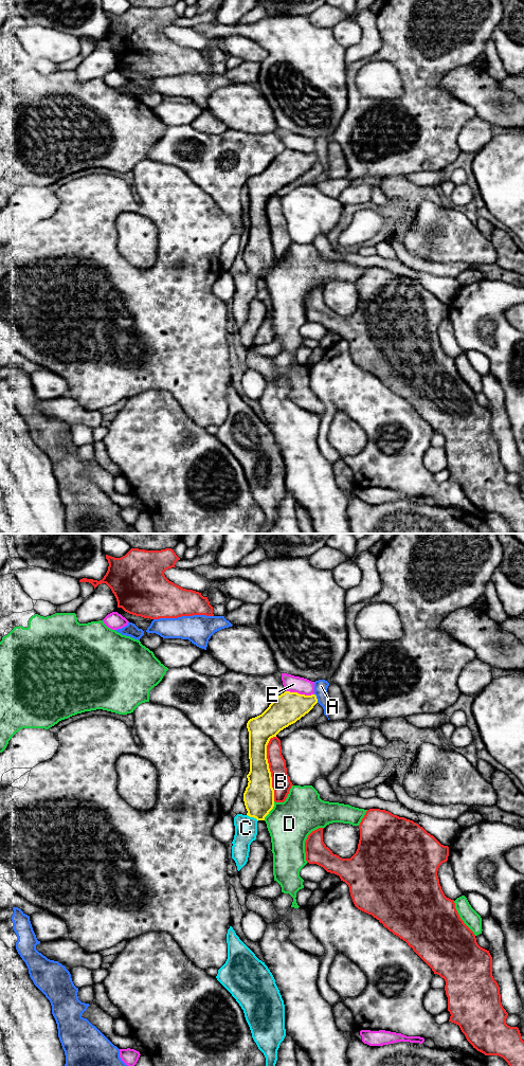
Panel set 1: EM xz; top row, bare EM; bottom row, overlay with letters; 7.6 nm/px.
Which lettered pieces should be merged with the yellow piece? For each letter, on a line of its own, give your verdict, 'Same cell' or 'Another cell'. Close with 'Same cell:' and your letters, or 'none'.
A: Another cell
B: Another cell
C: Same cell
D: Another cell
E: Another cell
Same cell: C

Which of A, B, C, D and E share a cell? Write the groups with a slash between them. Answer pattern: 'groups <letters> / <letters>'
groups A / B / C / D / E

